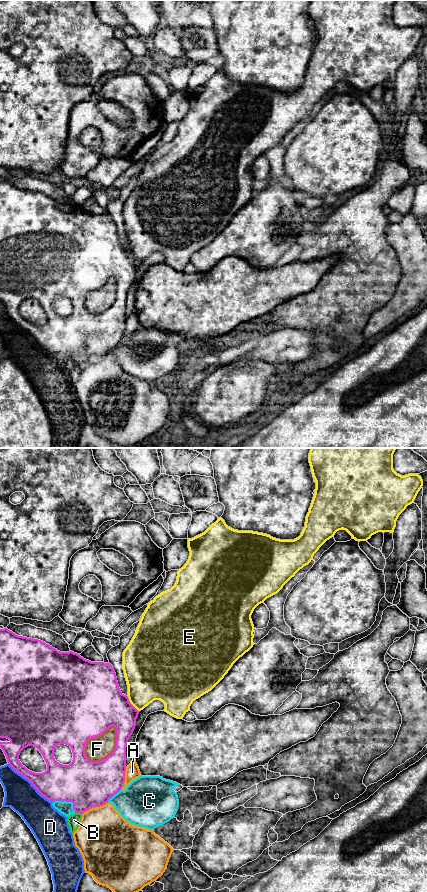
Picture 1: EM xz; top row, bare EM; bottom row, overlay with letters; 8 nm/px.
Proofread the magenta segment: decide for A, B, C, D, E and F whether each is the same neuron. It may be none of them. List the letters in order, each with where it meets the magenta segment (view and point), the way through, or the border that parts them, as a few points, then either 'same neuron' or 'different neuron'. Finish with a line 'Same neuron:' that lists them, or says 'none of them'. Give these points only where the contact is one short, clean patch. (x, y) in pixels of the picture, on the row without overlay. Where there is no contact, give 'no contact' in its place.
A: meets magenta in xz at (124, 327); different neuron
B: meets magenta in xz at (78, 364); border along xz (75, 364), (81, 366); different neuron
C: meets magenta in xz at (67, 353); different neuron
D: meets magenta in xz at (31, 334); different neuron
E: meets magenta in xz at (131, 256); different neuron
F: meets magenta in xz at (90, 290); different neuron
Same neuron: none of them

